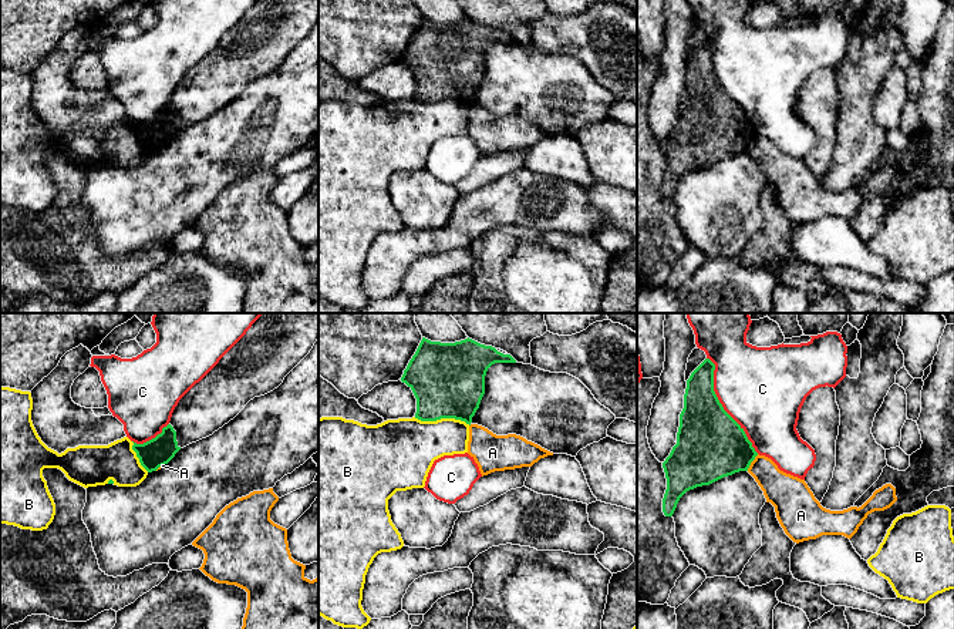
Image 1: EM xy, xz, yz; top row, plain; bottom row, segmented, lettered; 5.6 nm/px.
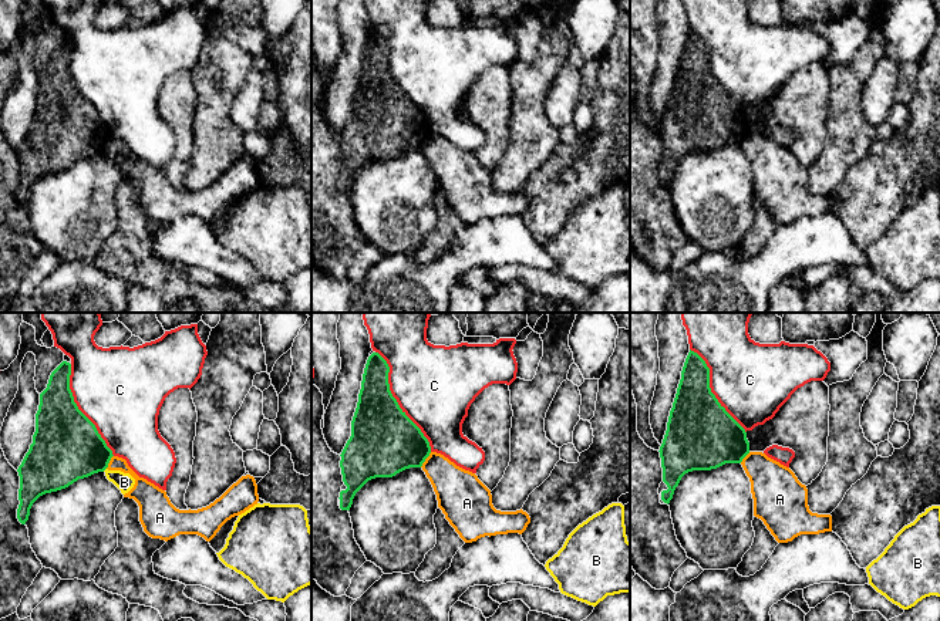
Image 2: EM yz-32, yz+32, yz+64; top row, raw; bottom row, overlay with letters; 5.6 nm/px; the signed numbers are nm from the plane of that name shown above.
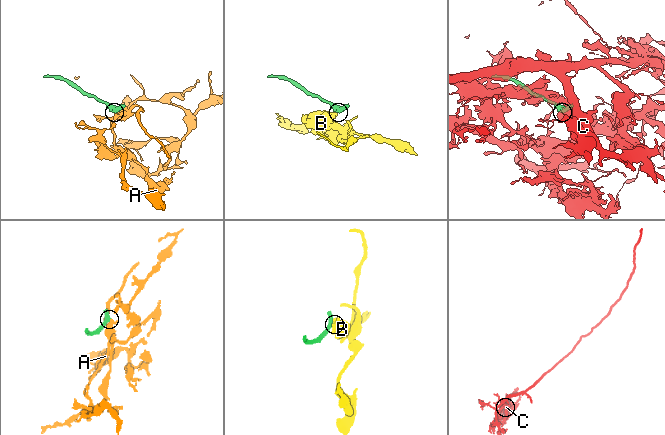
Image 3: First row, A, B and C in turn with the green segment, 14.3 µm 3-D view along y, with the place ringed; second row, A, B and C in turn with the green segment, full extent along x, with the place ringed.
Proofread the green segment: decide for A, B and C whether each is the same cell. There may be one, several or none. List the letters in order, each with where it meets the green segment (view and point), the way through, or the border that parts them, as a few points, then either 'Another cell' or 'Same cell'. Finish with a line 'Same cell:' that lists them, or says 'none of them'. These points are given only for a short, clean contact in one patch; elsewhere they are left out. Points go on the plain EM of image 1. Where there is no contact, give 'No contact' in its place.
A: Touches green at yz (751, 143). Boundary: yz (758, 135), (747, 151). Another cell
B: Touches green at xz (442, 98). Boundary: xz (414, 98), (421, 101), (459, 100), (469, 106). Another cell
C: Touches green at yz (721, 87). Another cell
Same cell: none of them

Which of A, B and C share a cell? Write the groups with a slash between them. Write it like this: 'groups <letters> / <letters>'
groups A / B / C

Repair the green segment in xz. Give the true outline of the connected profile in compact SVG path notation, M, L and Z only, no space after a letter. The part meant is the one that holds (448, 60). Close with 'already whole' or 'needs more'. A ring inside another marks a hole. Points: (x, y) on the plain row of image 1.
M422 18L401 58L417 80L415 100L455 100L471 107L485 75L486 53L495 44L516 41L469 18L455 24Z | already whole

